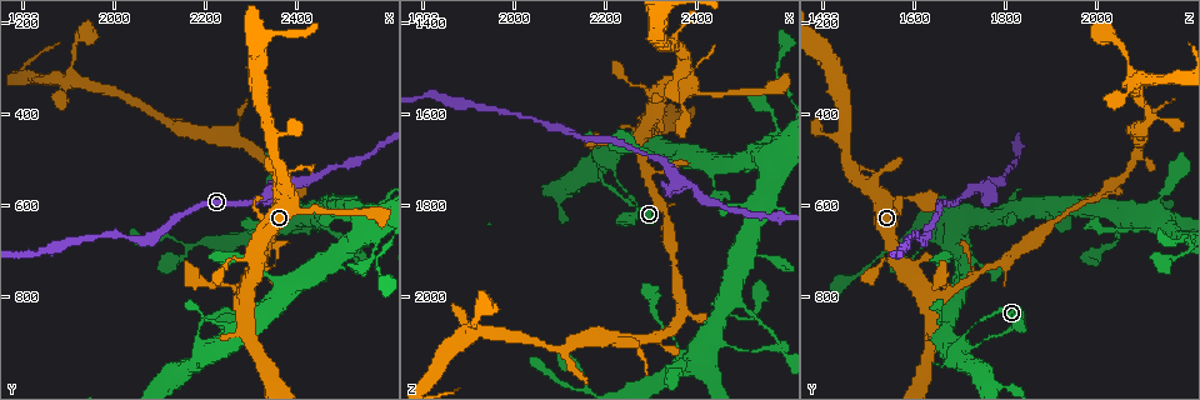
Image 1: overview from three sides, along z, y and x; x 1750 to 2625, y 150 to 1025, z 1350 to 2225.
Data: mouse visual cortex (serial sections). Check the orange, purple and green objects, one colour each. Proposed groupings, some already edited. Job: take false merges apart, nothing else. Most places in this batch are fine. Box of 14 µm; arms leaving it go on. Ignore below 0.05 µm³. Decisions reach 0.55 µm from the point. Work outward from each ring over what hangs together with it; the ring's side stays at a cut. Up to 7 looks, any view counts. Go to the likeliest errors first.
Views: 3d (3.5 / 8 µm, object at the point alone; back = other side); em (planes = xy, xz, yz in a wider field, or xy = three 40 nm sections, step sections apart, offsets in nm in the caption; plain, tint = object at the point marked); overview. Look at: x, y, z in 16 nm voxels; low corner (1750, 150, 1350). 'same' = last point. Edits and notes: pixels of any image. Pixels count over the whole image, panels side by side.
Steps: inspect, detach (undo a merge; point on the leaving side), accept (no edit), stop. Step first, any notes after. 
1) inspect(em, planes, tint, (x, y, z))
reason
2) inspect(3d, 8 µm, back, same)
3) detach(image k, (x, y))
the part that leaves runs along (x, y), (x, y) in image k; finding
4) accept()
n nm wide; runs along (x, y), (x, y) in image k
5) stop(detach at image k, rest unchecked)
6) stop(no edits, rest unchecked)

inspect(3d, 3.5 µm, back, (2200, 910, 1690))

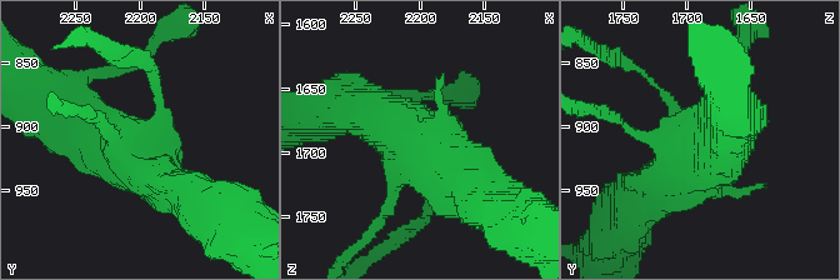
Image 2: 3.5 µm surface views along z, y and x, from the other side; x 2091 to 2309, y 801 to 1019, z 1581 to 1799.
inspect(em, xy, step 1, tint, (2204, 914, 1694))

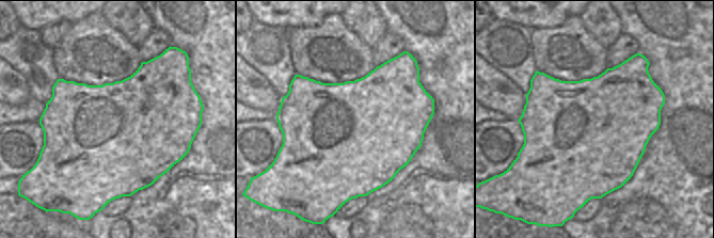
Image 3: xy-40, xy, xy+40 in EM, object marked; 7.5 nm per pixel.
inspect(em, xy, step 3, tint, same)

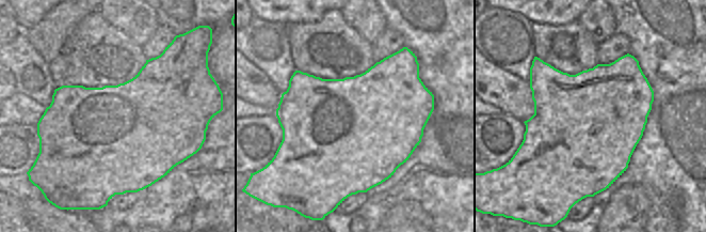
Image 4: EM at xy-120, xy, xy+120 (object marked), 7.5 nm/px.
accept()
runs along (433, 189), (436, 158), (353, 106) in image 2; one cell here

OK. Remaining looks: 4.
inspect(3d, 3.5 µm, (2280, 770, 1720))
side arm on a straight run

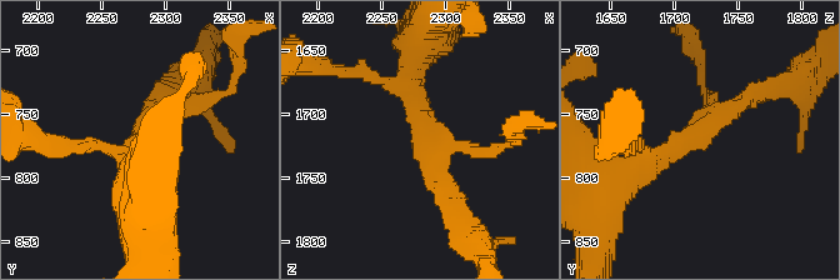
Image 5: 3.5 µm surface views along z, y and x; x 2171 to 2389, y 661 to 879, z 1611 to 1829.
inspect(em, xy, step 3, tint, (2286, 764, 1724))
3 arms; arms of 150, 250, 250 nm; now the EM

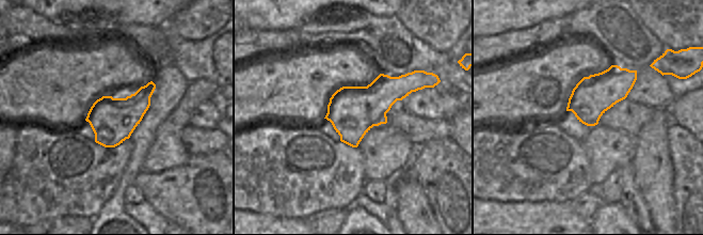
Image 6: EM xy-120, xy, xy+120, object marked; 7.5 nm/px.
inspect(em, planes, tint, same)

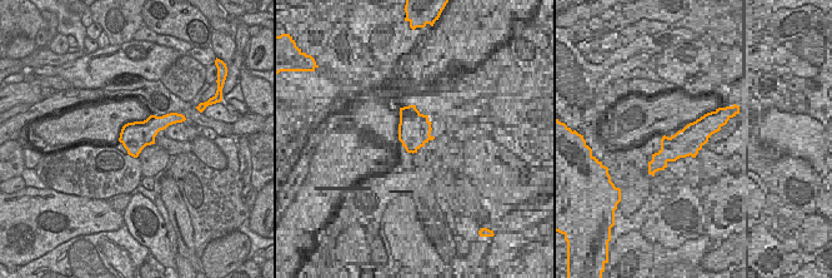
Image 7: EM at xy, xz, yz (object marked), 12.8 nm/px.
accept()
one cell here

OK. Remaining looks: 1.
stop(no edits, rest unchecked)

